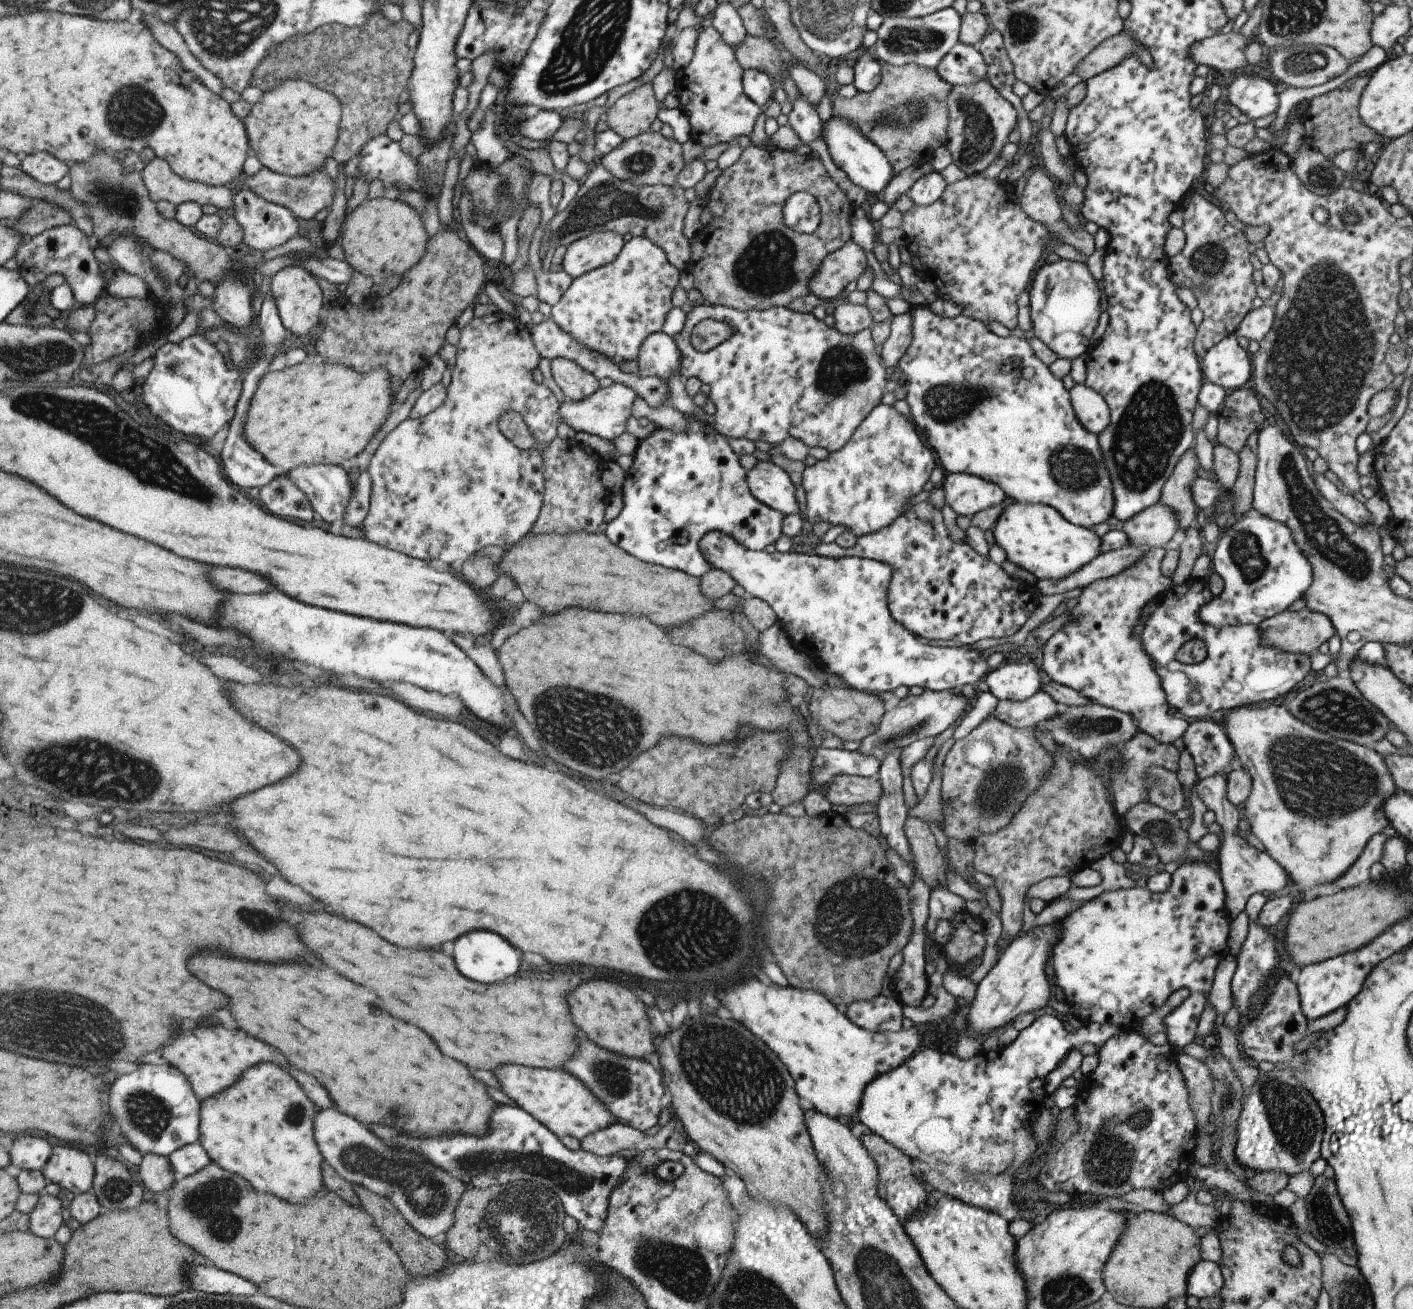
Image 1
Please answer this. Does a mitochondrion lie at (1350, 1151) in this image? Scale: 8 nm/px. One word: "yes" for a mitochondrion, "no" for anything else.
no

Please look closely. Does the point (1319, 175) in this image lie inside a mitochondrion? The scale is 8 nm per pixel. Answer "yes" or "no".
yes

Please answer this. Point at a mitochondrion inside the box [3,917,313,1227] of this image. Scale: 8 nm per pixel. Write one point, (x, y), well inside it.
(145, 1111)

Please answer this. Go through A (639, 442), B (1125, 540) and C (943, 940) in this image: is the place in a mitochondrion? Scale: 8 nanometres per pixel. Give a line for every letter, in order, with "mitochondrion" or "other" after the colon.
A: other
B: other
C: other

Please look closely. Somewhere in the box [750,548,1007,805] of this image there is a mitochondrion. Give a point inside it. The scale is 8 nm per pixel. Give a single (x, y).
(890, 738)

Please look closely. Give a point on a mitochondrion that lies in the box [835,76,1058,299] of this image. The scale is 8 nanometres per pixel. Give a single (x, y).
(979, 132)

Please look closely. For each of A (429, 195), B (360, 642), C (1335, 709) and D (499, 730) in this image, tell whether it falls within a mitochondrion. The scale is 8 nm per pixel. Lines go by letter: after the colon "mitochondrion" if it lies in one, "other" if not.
A: other
B: mitochondrion
C: mitochondrion
D: other

